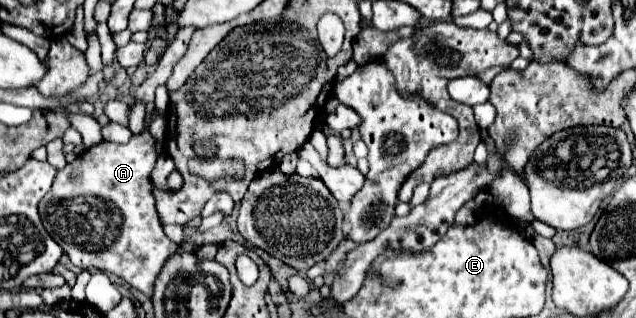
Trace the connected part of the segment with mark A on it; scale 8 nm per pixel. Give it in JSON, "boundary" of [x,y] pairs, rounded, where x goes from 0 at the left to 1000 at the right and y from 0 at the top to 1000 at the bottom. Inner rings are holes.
{"boundary":[[[245,343],[230,362],[230,412],[223,425],[211,425],[198,456],[160,443],[135,475],[129,475],[113,513],[107,513],[97,538],[88,544],[82,594],[63,632],[63,682],[79,733],[79,745],[101,783],[110,821],[126,846],[157,846],[167,858],[179,858],[192,871],[204,903],[223,915],[230,934],[242,928],[242,884],[258,833],[258,821],[280,783],[258,726],[255,701],[242,645],[242,575],[239,575],[239,531],[248,500],[245,450],[233,418],[233,393],[239,362],[248,355]],[[182,682],[192,682],[192,701],[182,708]]]}

